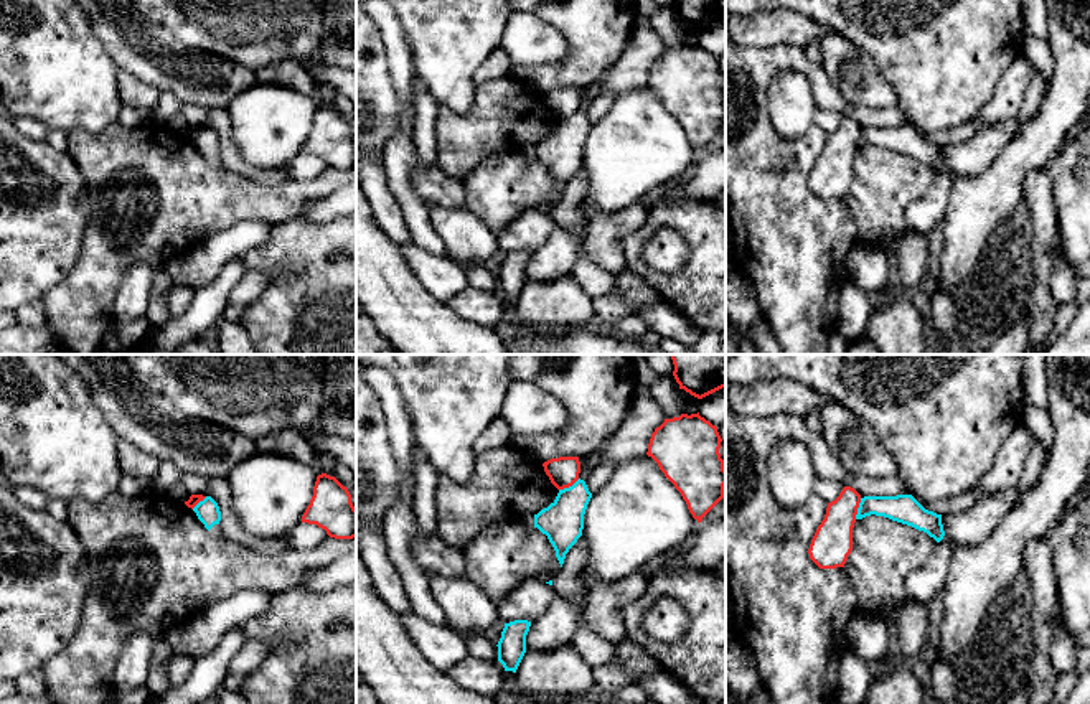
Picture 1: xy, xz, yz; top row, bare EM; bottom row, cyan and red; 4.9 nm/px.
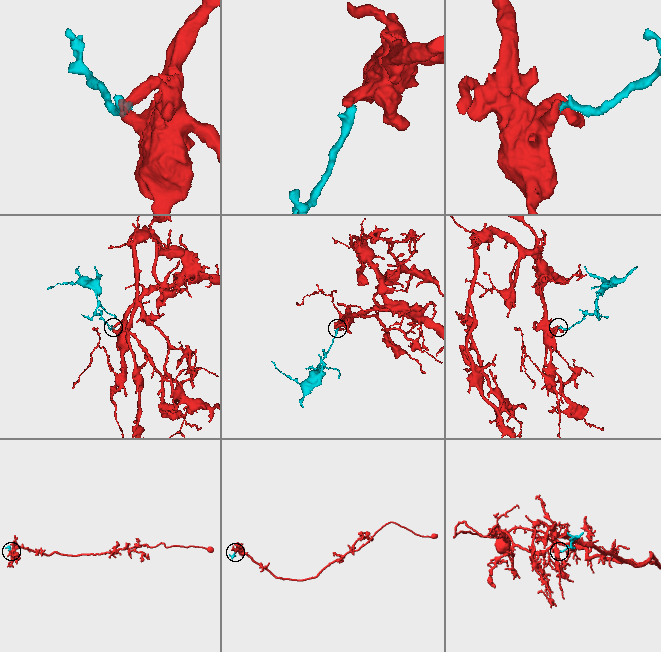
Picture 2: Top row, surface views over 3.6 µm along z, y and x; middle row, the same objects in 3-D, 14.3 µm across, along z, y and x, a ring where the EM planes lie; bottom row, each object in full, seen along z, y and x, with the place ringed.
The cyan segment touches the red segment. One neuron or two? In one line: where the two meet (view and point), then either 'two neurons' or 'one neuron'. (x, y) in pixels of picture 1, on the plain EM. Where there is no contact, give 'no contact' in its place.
meets cyan in yz at (858, 139); two neurons

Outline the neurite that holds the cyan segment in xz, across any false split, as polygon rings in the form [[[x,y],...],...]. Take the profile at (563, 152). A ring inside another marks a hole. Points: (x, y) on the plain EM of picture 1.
[[[579,109],[572,117],[559,120],[556,130],[534,145],[534,158],[547,167],[561,198],[569,180],[582,167],[590,129],[585,112]]]

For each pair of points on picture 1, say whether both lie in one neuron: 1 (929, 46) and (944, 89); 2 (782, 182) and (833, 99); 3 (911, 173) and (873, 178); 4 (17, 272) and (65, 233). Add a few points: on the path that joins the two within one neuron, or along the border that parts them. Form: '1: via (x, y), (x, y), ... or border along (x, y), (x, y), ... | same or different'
1: via (939, 56), (944, 61), (944, 79) | same
2: via (761, 140), (761, 79), (777, 63), (790, 63) | same
3: via (901, 178), (883, 178) | same
4: via (28, 261), (53, 236) | same

